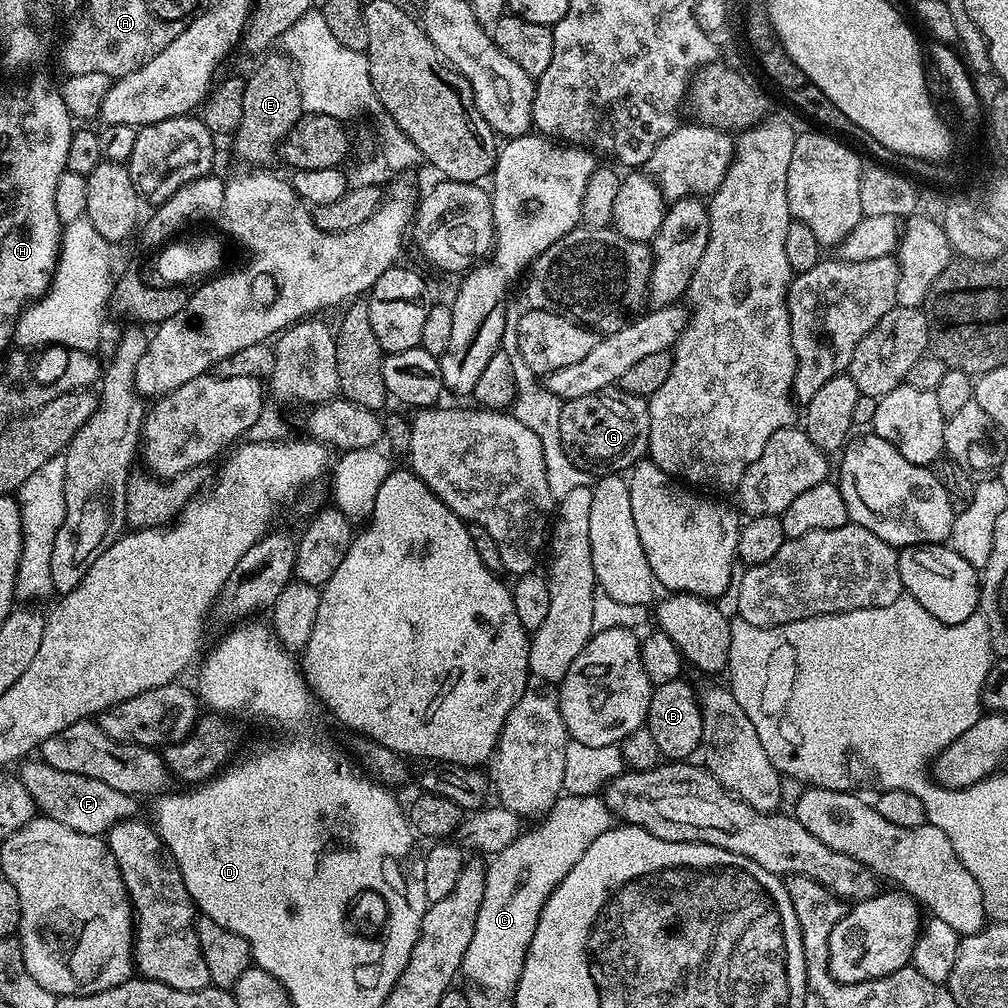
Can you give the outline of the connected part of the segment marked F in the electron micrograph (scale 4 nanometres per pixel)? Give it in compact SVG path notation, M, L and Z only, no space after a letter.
M39 758L25 759L19 768L18 778L26 788L26 794L30 794L35 802L37 813L50 817L54 822L62 822L62 826L70 826L70 830L103 837L108 829L119 824L121 820L131 820L137 815L137 797L113 790L111 786L106 786L106 782L98 782L98 778L86 778L82 774L66 774L66 770L54 770L54 766Z

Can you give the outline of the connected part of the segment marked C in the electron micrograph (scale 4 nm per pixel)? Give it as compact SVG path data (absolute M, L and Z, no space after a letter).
M562 794L545 813L540 823L542 823L540 826L535 825L532 828L533 836L524 832L512 844L493 855L486 864L484 873L486 888L483 891L478 918L475 919L474 936L467 946L461 964L463 975L466 974L468 979L476 983L473 985L485 992L508 994L515 989L516 983L520 981L528 946L538 926L540 910L548 900L548 895L562 882L562 878L566 878L566 874L570 874L574 862L578 862L578 858L582 858L586 850L590 850L590 842L594 842L594 838L598 838L599 834L605 833L614 826L614 817L603 797L599 795Z

